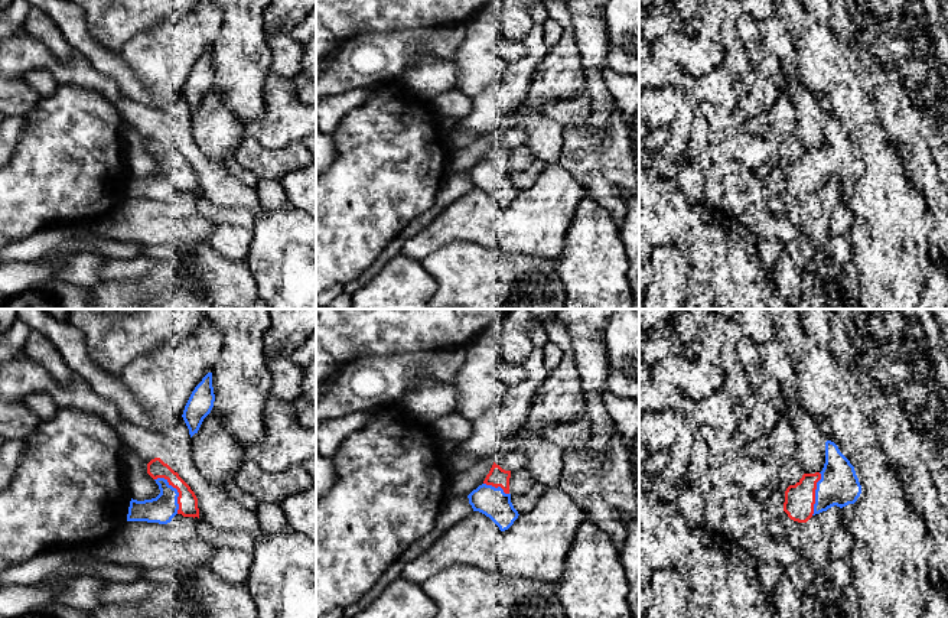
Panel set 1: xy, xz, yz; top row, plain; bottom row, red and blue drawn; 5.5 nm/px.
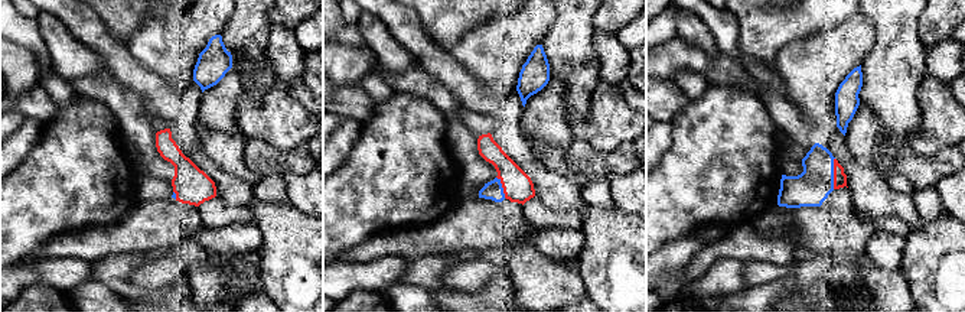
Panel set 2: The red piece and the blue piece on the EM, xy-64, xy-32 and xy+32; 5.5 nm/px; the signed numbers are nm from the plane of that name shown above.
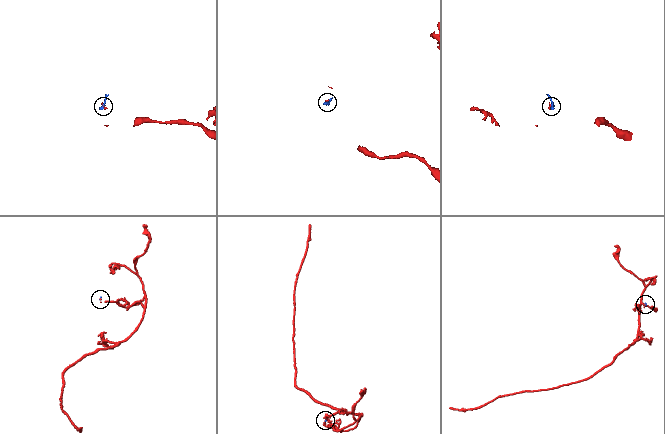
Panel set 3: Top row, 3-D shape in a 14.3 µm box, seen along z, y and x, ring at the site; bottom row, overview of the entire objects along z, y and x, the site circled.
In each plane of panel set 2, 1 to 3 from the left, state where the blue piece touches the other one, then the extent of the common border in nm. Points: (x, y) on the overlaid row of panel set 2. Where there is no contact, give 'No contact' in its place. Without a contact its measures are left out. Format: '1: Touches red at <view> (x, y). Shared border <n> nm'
1: Touches red at xy-64 (176, 195). Shared border 50 nm
2: Touches red at xy-32 (502, 187). Shared border 130 nm
3: Touches red at xy+32 (834, 174). Shared border 180 nm

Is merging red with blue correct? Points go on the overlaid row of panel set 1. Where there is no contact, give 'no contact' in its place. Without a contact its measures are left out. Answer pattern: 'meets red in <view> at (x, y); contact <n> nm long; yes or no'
meets red in xy at (178, 491); contact 240 nm long; yes

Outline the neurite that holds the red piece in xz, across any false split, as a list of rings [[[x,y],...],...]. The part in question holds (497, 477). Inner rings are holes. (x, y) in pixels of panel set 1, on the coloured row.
[[[493,462],[483,484],[468,495],[473,511],[489,517],[501,531],[508,530],[519,515],[511,502],[509,478],[511,471]]]

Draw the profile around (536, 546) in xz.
[[[558,487],[545,488],[534,507],[502,531],[493,552],[504,575],[556,582],[587,514]]]

